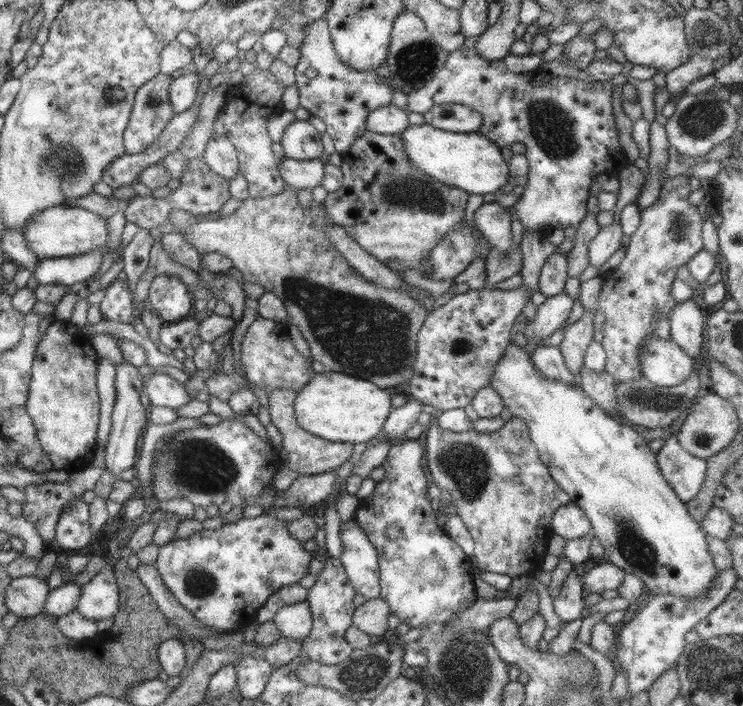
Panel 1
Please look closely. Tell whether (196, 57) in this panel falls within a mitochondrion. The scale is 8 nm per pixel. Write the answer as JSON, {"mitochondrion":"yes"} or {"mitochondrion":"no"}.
{"mitochondrion":"no"}

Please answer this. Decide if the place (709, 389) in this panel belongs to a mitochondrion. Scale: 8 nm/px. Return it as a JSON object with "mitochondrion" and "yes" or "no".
{"mitochondrion":"no"}

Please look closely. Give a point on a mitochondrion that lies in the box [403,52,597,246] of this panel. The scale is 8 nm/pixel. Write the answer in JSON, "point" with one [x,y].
{"point":[551,128]}

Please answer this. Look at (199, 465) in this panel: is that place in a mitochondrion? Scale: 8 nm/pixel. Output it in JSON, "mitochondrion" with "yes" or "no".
{"mitochondrion":"yes"}

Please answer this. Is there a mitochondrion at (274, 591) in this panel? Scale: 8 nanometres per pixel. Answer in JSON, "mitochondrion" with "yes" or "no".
{"mitochondrion":"no"}

